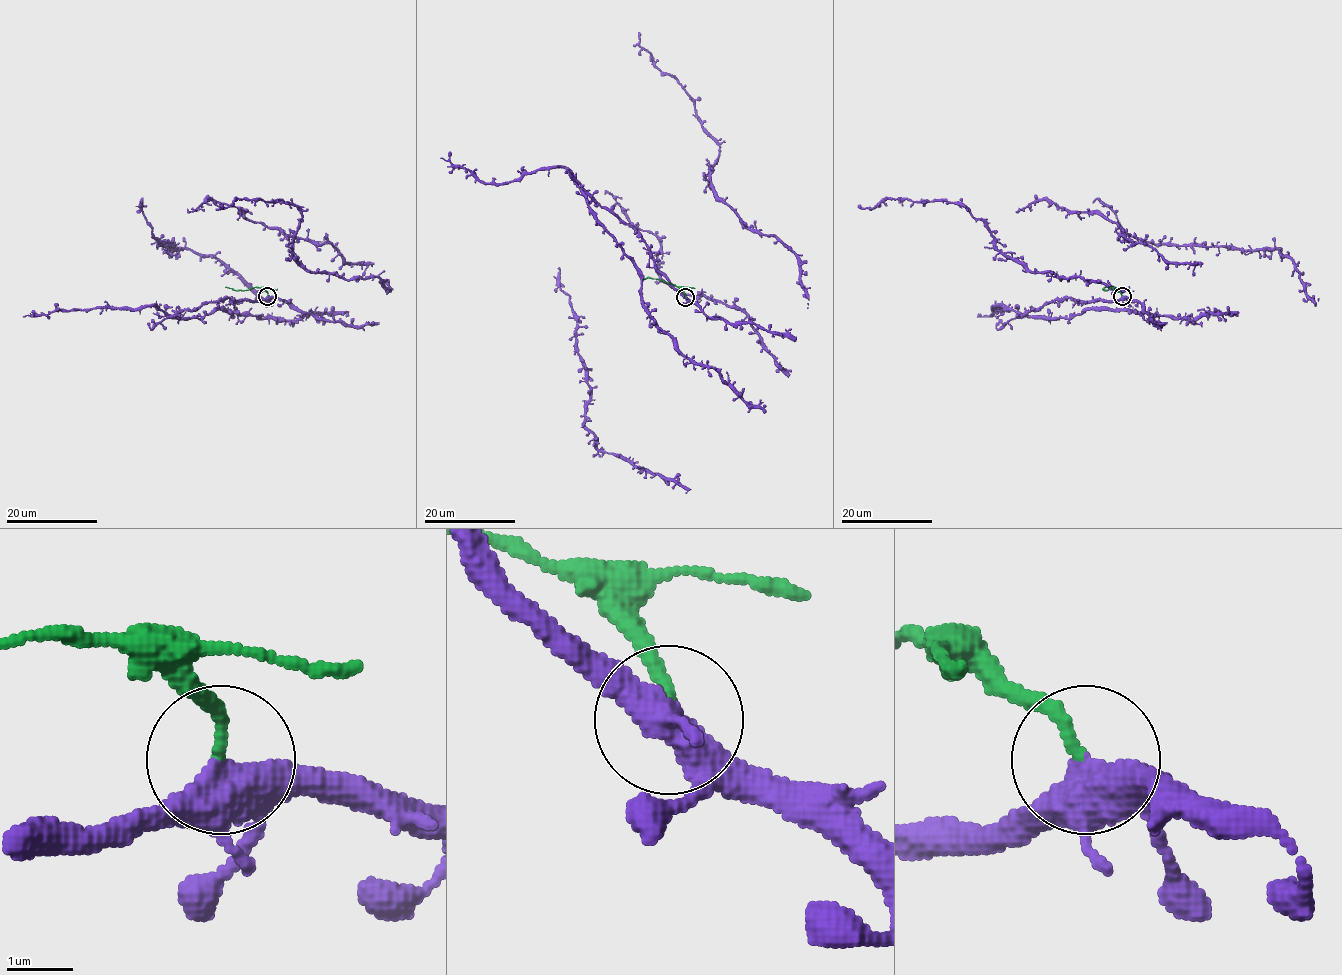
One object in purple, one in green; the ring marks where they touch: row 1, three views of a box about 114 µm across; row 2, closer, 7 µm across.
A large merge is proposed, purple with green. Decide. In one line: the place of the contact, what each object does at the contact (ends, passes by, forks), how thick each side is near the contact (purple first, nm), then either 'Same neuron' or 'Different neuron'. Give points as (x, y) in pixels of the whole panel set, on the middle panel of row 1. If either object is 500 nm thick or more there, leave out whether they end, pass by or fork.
Place: (685, 297). At the ring purple forks. At the ring green ends. Thickness 360 nm (purple) against 170 nm. Different neuron

